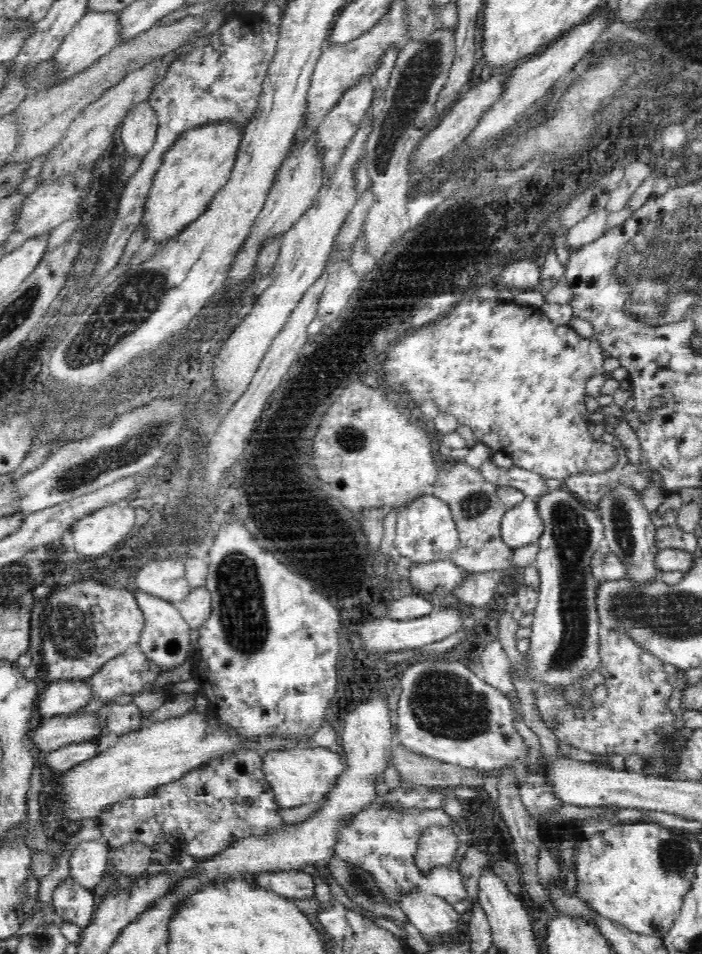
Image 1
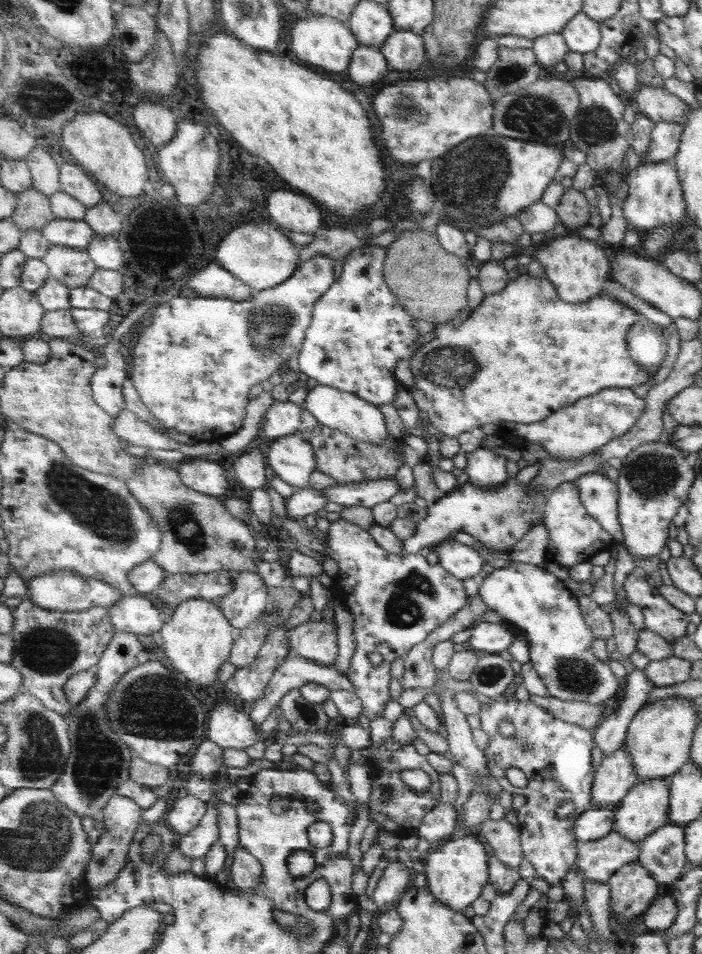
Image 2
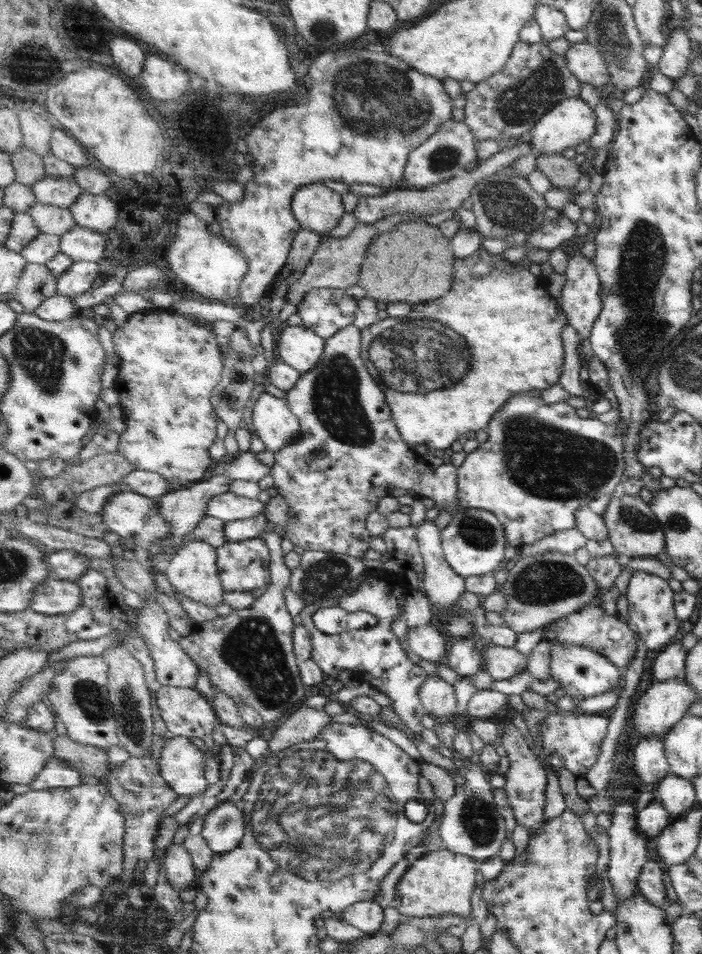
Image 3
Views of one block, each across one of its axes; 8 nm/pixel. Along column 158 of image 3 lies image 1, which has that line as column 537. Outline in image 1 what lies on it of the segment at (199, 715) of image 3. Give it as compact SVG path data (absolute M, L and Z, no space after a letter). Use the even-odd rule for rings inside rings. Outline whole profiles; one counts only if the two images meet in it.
M610 629L606 638L598 641L599 671L605 677L605 685L608 688L607 699L600 706L598 713L586 711L580 706L566 710L566 700L562 694L552 692L552 684L542 684L536 692L536 714L542 718L548 728L554 718L560 718L560 724L552 728L552 733L559 741L573 746L578 750L586 750L592 754L609 754L627 756L642 756L646 760L646 772L658 776L666 776L668 772L678 764L678 754L684 752L684 744L680 740L680 730L676 726L676 714L670 709L670 698L674 694L674 686L670 684L670 674L664 670L664 661L656 657L652 651L646 651L646 647L634 641L626 631Z

